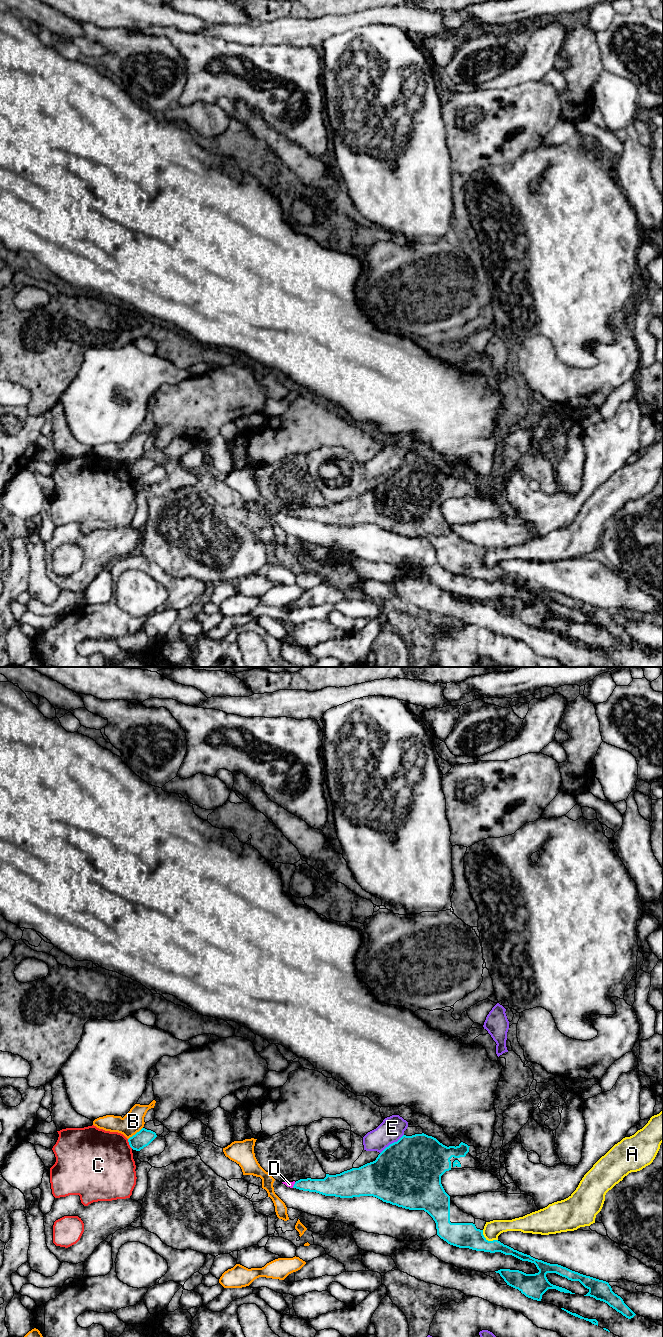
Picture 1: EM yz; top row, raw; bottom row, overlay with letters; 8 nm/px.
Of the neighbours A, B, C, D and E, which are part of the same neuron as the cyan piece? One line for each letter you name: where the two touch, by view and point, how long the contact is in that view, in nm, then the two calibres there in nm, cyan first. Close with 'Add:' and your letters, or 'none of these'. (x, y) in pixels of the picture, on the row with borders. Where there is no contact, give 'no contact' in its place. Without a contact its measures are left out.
D: meets cyan in yz at (294, 1185); contact 50 nm long; 130 nm thick on the cyan side, 50 nm on the other
Add: D

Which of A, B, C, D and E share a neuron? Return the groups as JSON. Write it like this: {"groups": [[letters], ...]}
{"groups": [["A"], ["B"], ["C"], ["D"], ["E"]]}

